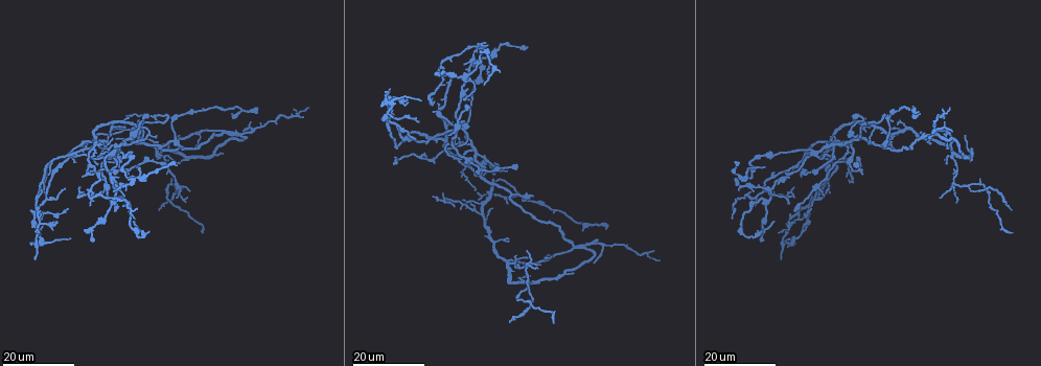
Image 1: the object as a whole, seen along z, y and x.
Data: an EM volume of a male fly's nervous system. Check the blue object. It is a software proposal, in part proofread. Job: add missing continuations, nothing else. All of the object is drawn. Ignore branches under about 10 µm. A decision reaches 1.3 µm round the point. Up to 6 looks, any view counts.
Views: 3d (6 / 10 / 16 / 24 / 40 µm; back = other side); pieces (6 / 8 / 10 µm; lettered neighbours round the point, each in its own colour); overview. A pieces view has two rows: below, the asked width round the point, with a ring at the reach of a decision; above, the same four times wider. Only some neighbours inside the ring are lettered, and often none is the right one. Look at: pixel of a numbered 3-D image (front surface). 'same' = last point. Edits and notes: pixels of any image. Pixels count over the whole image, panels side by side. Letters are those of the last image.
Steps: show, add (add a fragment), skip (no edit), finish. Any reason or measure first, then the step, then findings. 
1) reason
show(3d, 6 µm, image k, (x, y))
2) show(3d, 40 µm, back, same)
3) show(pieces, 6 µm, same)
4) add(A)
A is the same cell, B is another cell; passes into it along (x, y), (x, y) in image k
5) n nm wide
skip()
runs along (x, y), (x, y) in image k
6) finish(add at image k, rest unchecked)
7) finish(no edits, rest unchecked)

free end
show(3d, 24 µm, image 1, (599, 240))

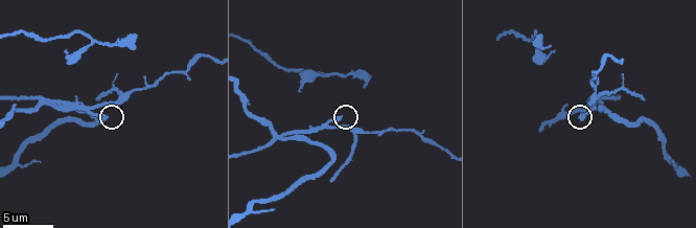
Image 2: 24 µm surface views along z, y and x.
show(pieces, 8 µm, image 2, (105, 116))

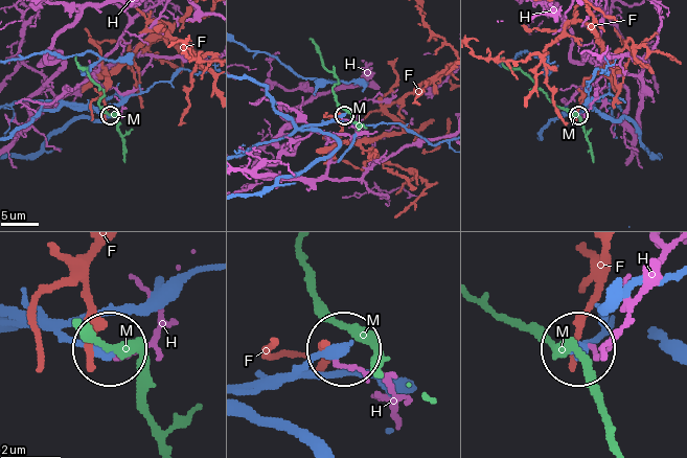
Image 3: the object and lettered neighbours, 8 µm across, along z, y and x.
370 nm wide
skip()
F, H and M are other cells; none of them fits

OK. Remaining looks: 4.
free end
show(pieces, 10 µm, image 2, (97, 97))

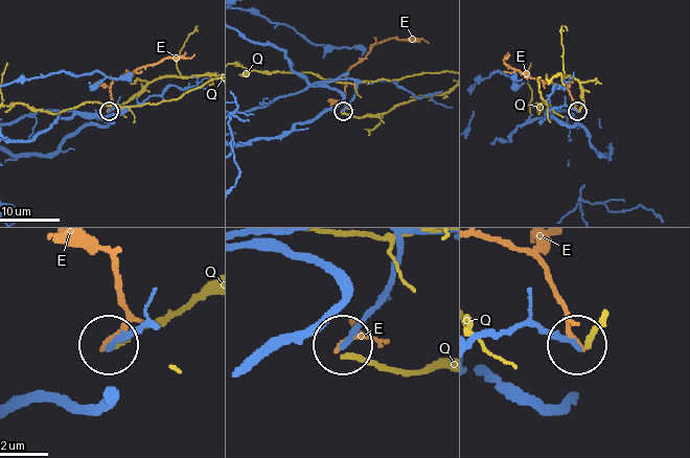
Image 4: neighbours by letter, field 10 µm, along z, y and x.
skip()
E and Q are other cells; none of them fits

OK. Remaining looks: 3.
an open end
show(3d, 24 µm, image 1, (99, 162))

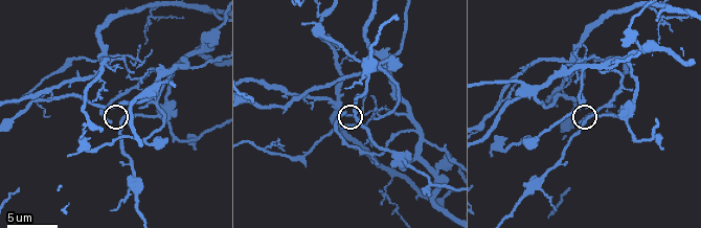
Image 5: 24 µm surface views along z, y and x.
see the neighbours
show(pieces, 10 µm, image 5, (344, 114))

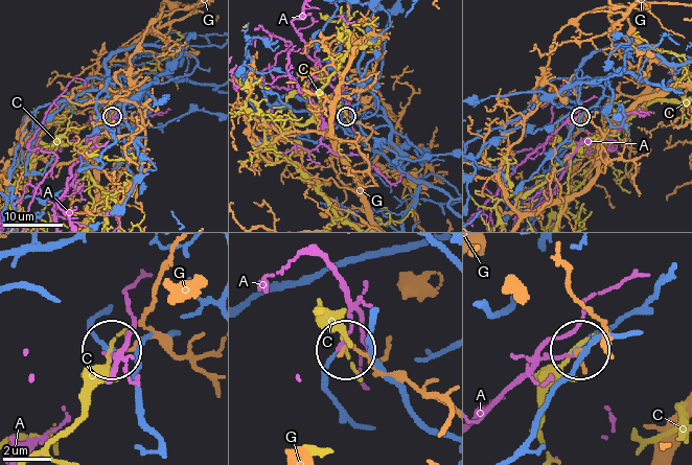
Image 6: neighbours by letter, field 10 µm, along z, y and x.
skip()
A, C and G are other cells; no lettered fragment goes on from it

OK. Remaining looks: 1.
finish(no edits, rest unchecked)

